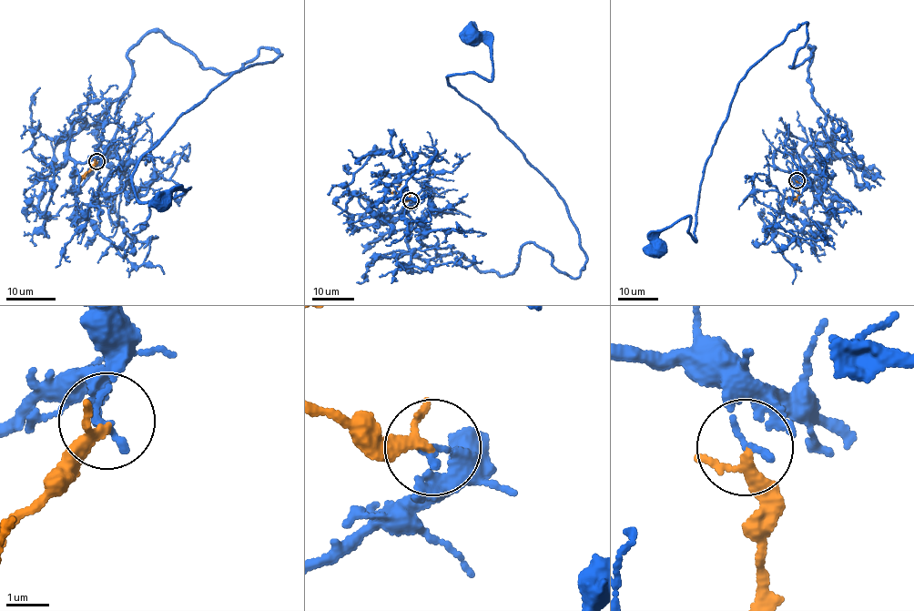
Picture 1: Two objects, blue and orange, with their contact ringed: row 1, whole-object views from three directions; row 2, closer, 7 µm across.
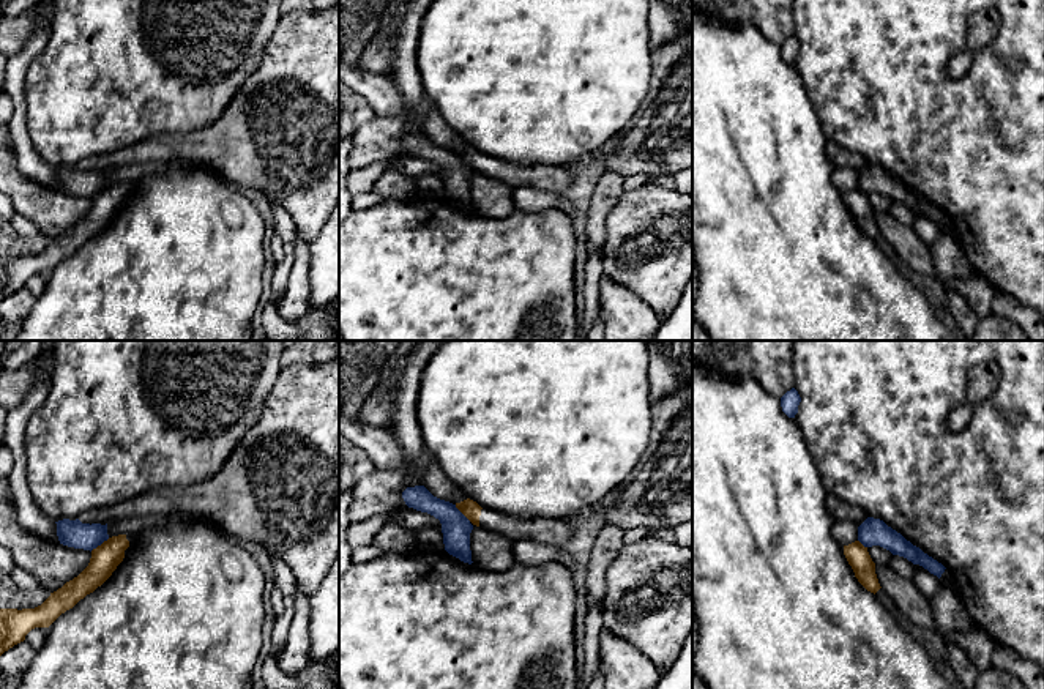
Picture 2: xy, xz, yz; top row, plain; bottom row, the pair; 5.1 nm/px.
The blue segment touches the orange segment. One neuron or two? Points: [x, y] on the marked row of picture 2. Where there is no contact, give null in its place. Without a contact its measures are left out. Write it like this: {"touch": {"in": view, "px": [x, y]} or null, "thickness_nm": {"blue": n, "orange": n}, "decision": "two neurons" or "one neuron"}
{"touch": {"in": "xy", "px": [100, 544]}, "thickness_nm": {"blue": 140, "orange": 140}, "decision": "two neurons"}

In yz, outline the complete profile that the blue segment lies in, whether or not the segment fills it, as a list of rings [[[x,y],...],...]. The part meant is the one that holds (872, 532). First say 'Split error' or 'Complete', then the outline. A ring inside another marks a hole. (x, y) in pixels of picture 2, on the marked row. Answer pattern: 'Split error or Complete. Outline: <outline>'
Complete. Outline: [[[867,517],[858,527],[858,541],[864,547],[880,546],[889,550],[893,555],[904,557],[913,564],[923,566],[938,579],[946,569],[941,563],[924,553],[919,547],[913,546],[900,533],[888,527],[880,519]]]

